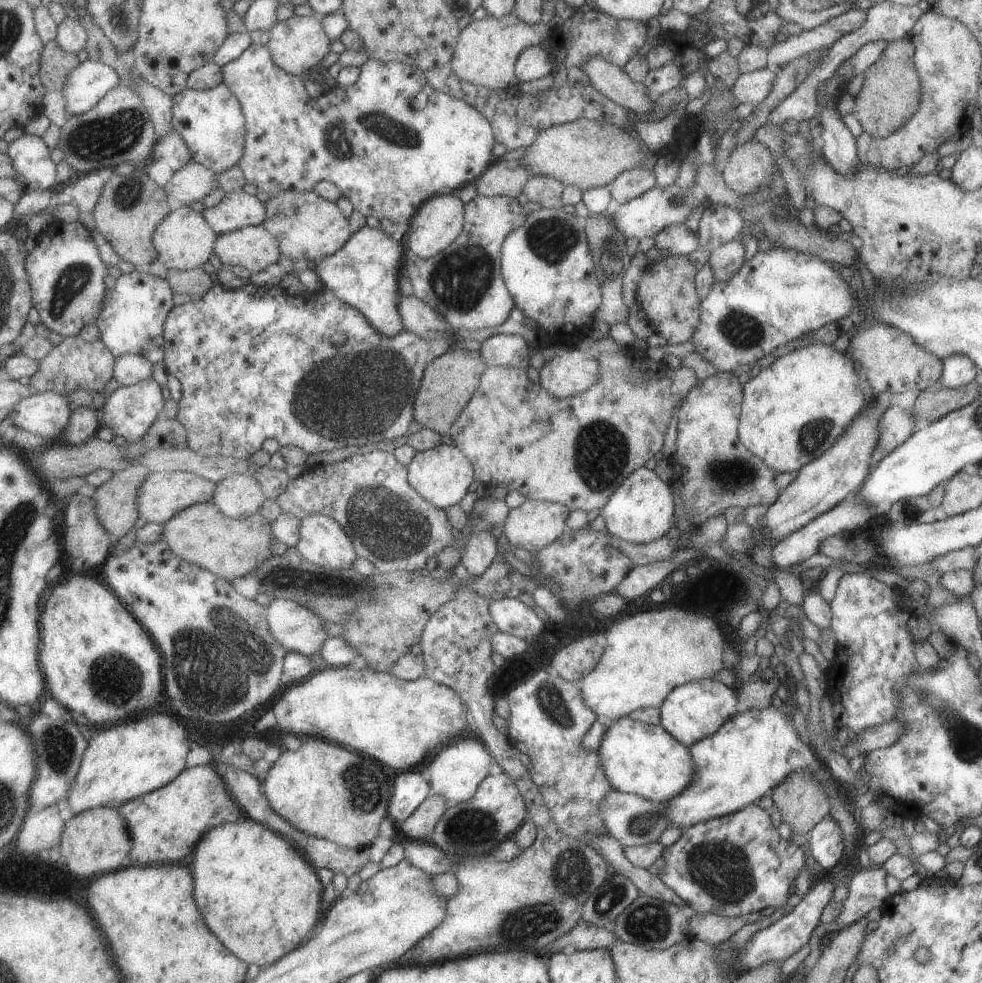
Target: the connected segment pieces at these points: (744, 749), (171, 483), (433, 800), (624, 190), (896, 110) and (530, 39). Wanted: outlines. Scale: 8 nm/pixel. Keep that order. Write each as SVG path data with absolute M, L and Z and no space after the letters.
M773 705L766 709L741 709L727 719L715 734L702 738L688 746L694 768L694 779L678 794L669 798L665 804L667 827L688 826L705 822L711 818L725 816L741 810L744 806L756 802L767 791L780 784L792 772L808 771L818 779L830 799L829 817L841 828L845 858L851 856L859 826L849 814L845 802L837 796L838 782L825 765L819 763L809 744L799 740L791 716L776 710Z
M189 471L153 472L140 488L140 516L149 523L165 525L182 510L199 503L213 503L217 489L216 482Z
M435 792L423 803L423 805L405 822L399 824L400 829L414 841L421 843L421 840L429 842L431 834L435 831L435 826L447 812L450 803L447 797Z
M635 167L621 172L607 187L610 198L619 204L623 204L655 186L655 176L652 170Z
M907 37L888 42L884 53L864 72L862 87L854 98L854 113L862 130L873 138L884 139L901 128L918 109L920 80L913 62L914 46Z
M515 12L501 18L488 15L483 19L473 20L461 31L451 64L461 80L492 89L507 89L519 82L516 64L521 53L550 40L555 34L556 29L549 23L530 25Z

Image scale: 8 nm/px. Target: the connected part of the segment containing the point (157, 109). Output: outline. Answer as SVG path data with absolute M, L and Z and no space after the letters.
M143 78L138 79L136 84L131 87L142 96L144 105L150 112L156 128L157 142L160 143L176 130L173 114L174 97L163 92L160 88L154 87Z

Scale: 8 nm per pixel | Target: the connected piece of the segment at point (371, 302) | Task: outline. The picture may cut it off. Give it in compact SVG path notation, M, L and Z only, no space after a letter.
M364 226L352 233L342 249L317 263L317 272L327 290L358 308L381 334L396 337L405 330L404 318L399 310L402 297L399 275L403 272L404 258L408 255L405 238L393 240L380 226Z

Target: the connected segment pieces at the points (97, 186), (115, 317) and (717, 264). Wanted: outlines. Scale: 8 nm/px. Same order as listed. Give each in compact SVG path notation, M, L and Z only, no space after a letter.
M93 172L80 175L73 185L65 189L70 192L72 202L78 209L94 212L105 185L105 180Z
M136 270L117 279L115 288L108 290L104 309L96 320L103 342L117 359L125 355L145 355L152 363L163 363L167 345L164 326L176 305L175 295L167 280L151 273Z
M733 239L714 248L707 262L711 267L714 282L729 280L744 263L743 254L745 254L745 249L739 239Z

